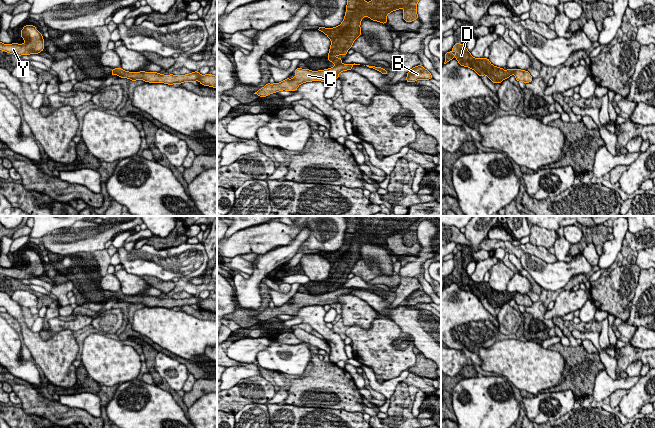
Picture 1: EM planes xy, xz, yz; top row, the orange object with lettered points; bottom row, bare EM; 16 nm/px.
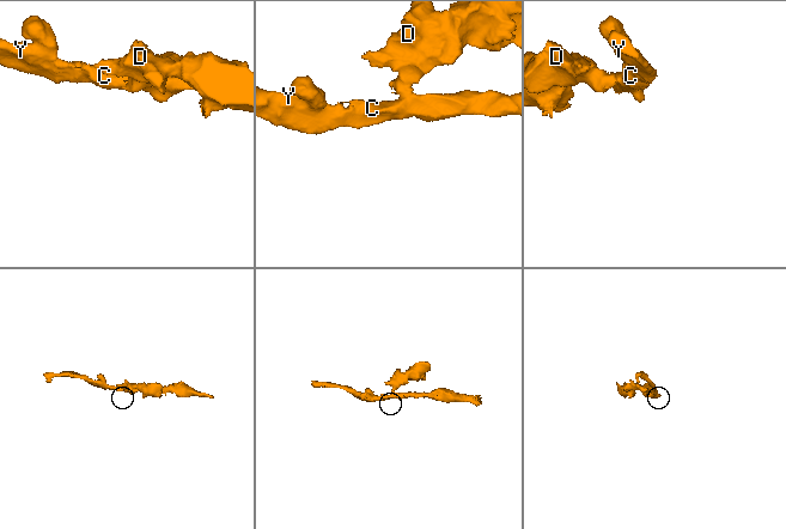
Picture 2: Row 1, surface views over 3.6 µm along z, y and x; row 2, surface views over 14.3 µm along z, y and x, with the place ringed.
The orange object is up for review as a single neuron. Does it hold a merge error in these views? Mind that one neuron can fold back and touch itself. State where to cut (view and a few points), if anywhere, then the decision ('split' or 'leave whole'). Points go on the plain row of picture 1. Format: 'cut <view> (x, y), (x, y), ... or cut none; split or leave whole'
cut yz (513, 293), (514, 297); split

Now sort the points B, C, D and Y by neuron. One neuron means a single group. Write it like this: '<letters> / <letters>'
B C Y / D

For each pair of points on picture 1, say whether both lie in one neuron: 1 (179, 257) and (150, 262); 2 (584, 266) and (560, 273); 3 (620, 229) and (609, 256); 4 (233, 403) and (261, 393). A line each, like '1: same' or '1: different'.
1: same
2: same
3: same
4: same

